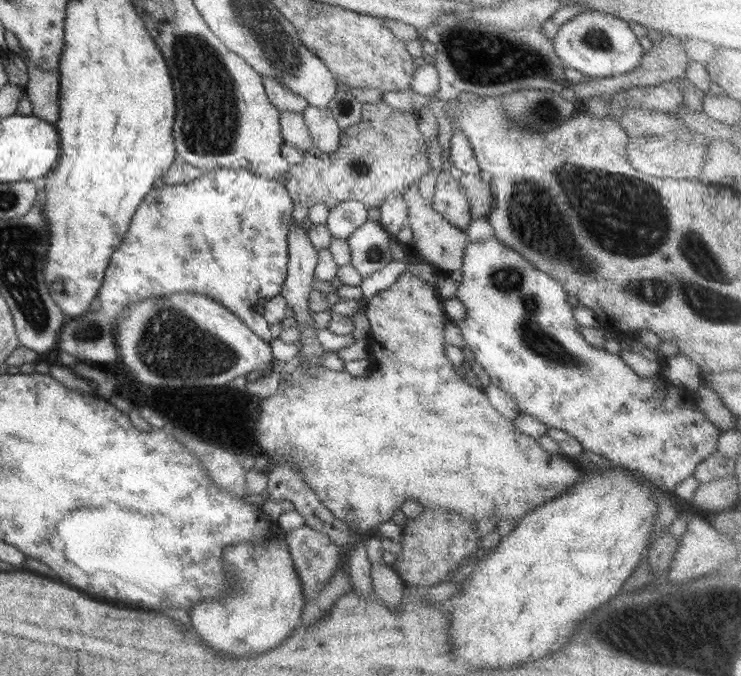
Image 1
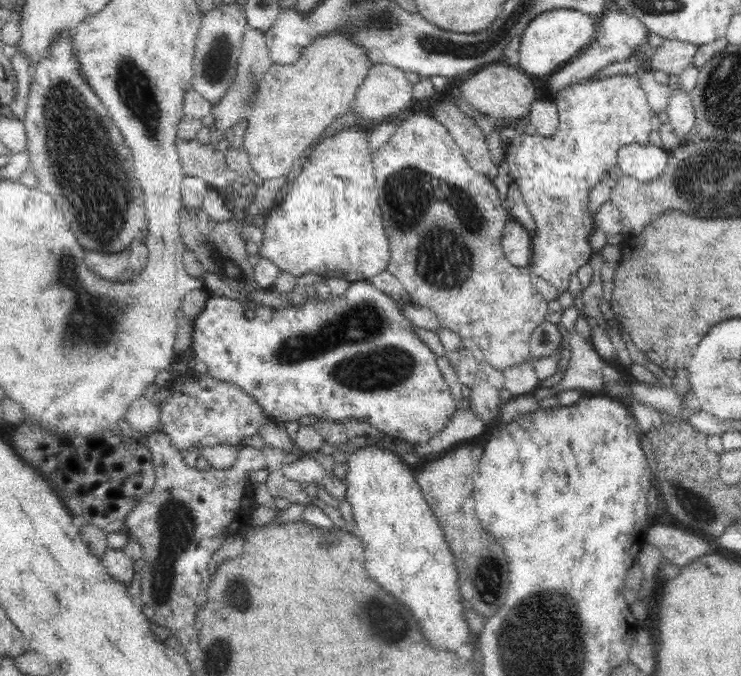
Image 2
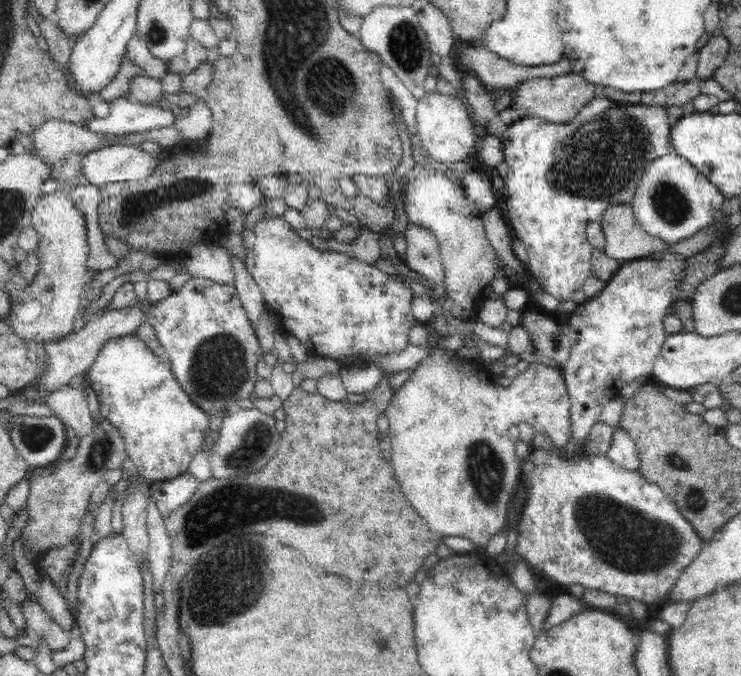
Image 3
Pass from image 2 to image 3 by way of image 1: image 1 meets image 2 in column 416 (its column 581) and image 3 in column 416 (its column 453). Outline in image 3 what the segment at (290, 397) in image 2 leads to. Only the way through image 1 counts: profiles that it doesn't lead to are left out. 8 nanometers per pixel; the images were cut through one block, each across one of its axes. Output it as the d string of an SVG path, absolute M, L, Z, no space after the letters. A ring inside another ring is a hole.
M283 215L262 217L252 230L246 229L240 235L246 249L245 266L260 288L265 308L276 315L282 332L296 335L310 355L334 358L336 362L346 357L360 357L361 364L366 365L375 364L375 358L380 355L400 352L410 344L409 331L418 323L410 310L415 296L402 281L346 254L321 252L290 228Z

